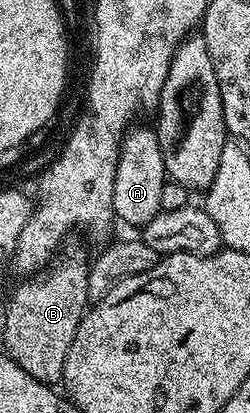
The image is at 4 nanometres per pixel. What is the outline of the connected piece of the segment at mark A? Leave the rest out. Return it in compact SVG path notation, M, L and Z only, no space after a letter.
M147 126L128 129L119 143L119 163L113 180L114 217L127 226L147 226L161 210L161 188L168 180L158 133Z

